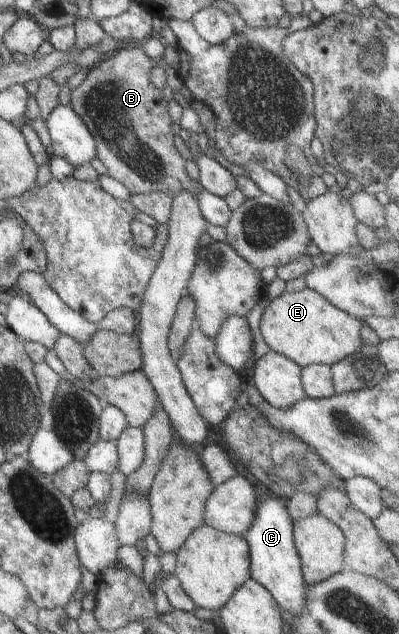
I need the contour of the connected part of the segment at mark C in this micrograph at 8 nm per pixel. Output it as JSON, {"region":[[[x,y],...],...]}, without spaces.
{"region":[[[259,487],[257,493],[258,507],[254,513],[252,525],[241,536],[248,546],[249,576],[269,591],[279,608],[287,610],[291,616],[295,616],[305,604],[308,588],[302,577],[300,560],[292,539],[293,520],[285,510],[283,500],[262,498],[262,493],[266,493],[266,491]]]}

